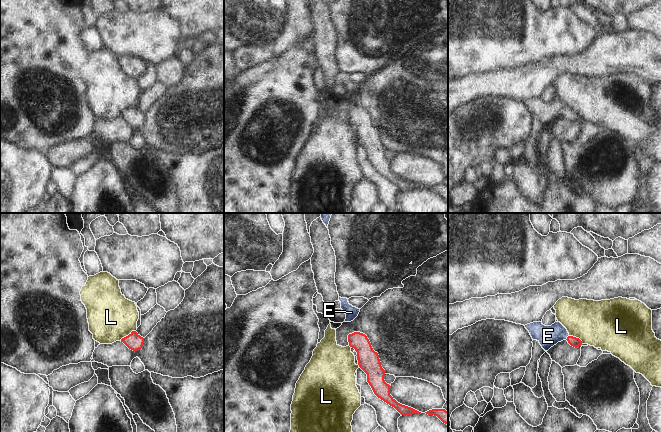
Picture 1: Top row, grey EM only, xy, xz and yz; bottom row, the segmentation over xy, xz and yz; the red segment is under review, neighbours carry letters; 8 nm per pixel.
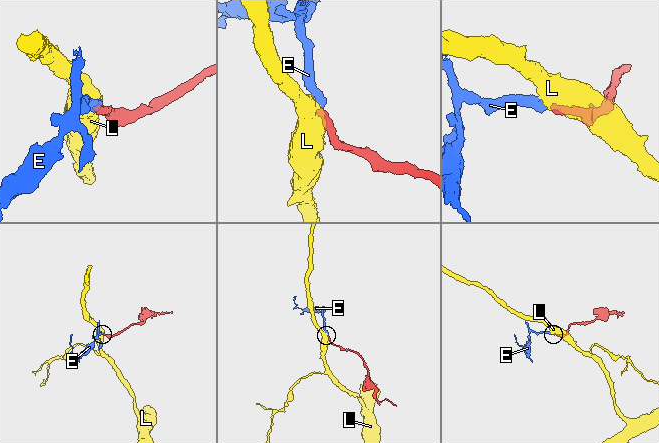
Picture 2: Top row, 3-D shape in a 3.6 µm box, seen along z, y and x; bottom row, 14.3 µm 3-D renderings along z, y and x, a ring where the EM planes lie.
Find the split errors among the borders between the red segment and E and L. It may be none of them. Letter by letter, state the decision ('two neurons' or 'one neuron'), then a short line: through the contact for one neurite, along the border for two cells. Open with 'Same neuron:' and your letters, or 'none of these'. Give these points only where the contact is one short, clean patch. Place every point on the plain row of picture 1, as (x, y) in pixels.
Same neuron: E
E: one neuron; line yz (573, 117), (567, 113), (548, 112)
L: two neurons; line xy (135, 106), (132, 106), (120, 115)

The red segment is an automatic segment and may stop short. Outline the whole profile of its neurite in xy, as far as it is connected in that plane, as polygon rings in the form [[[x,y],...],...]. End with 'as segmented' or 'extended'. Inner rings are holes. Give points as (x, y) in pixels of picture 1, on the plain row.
[[[132,107],[128,112],[121,115],[129,125],[137,127],[142,124],[144,114],[141,113],[136,107]]]; as segmented

